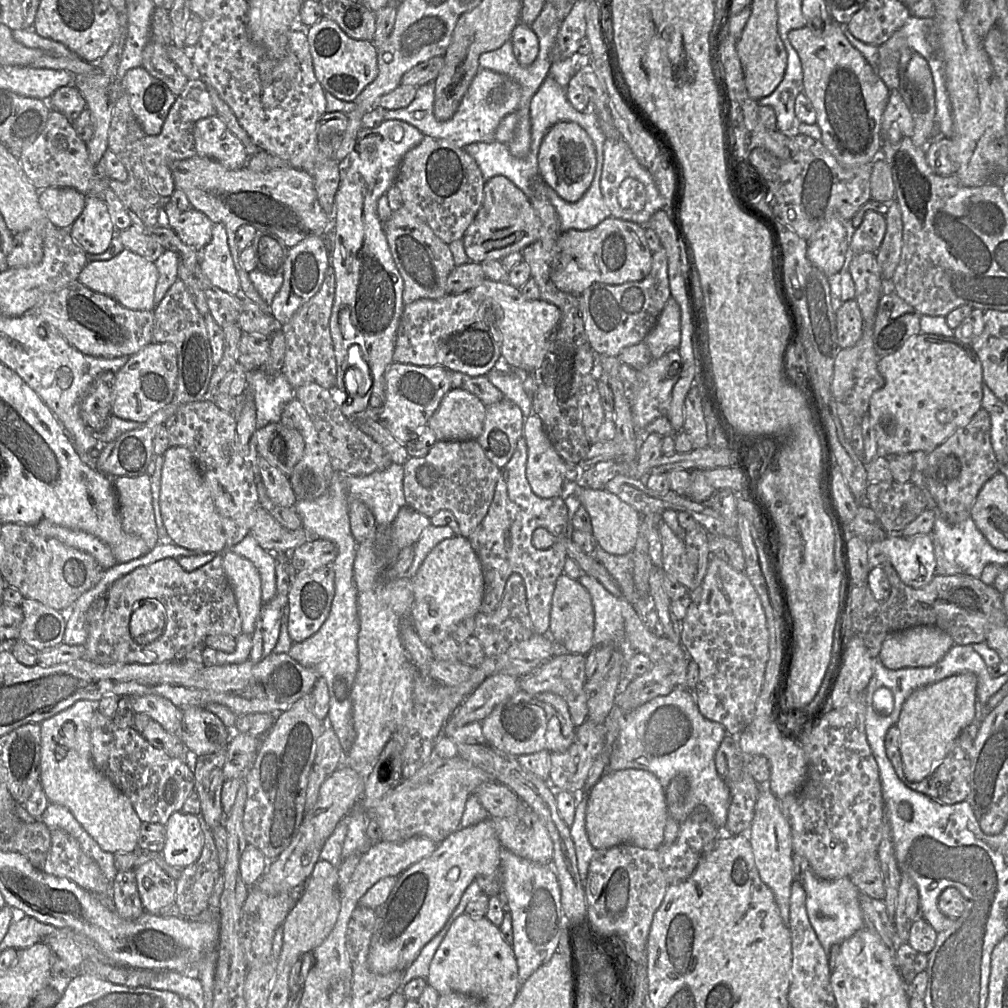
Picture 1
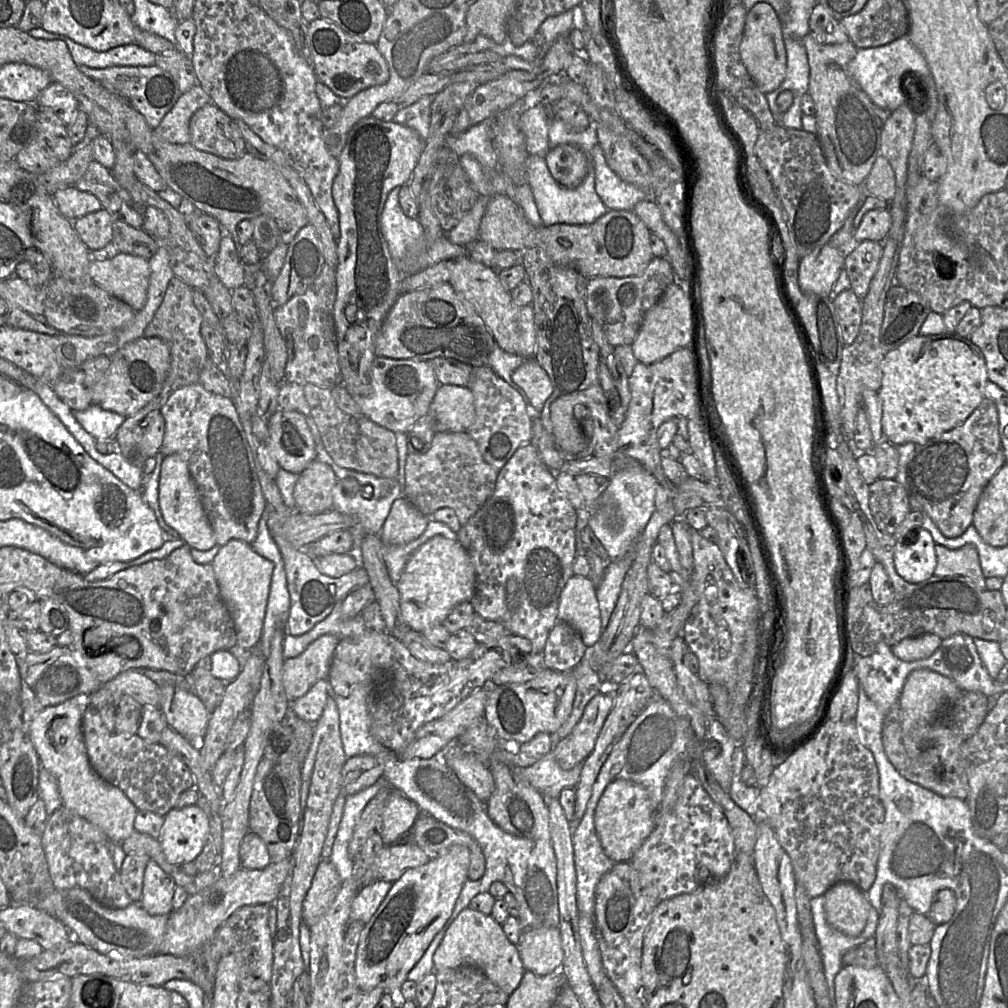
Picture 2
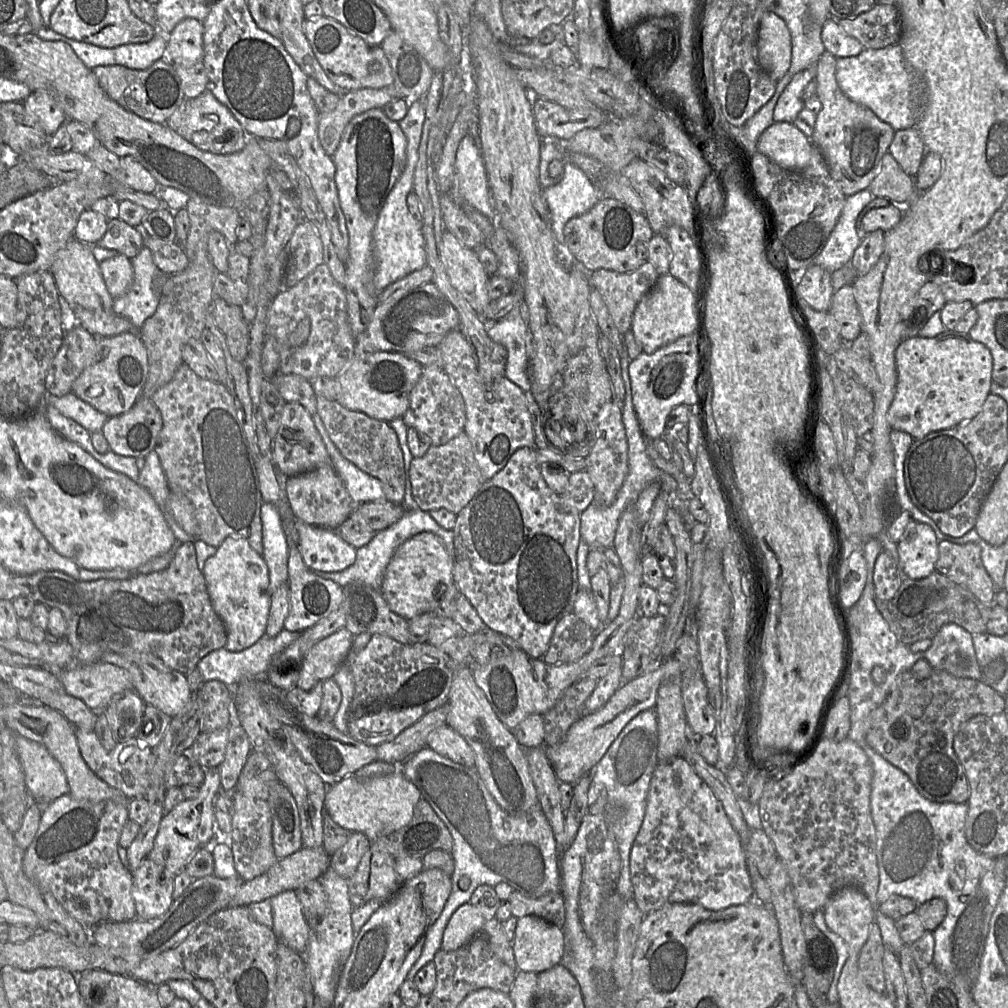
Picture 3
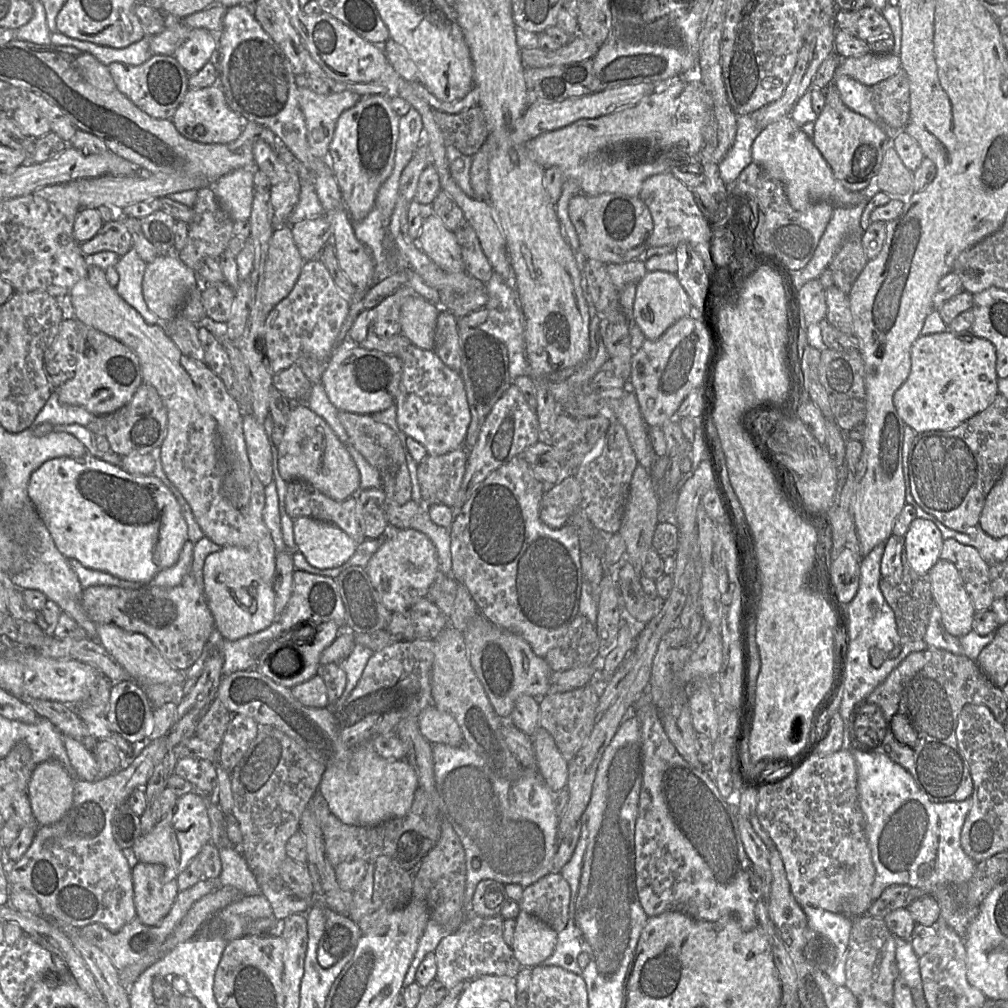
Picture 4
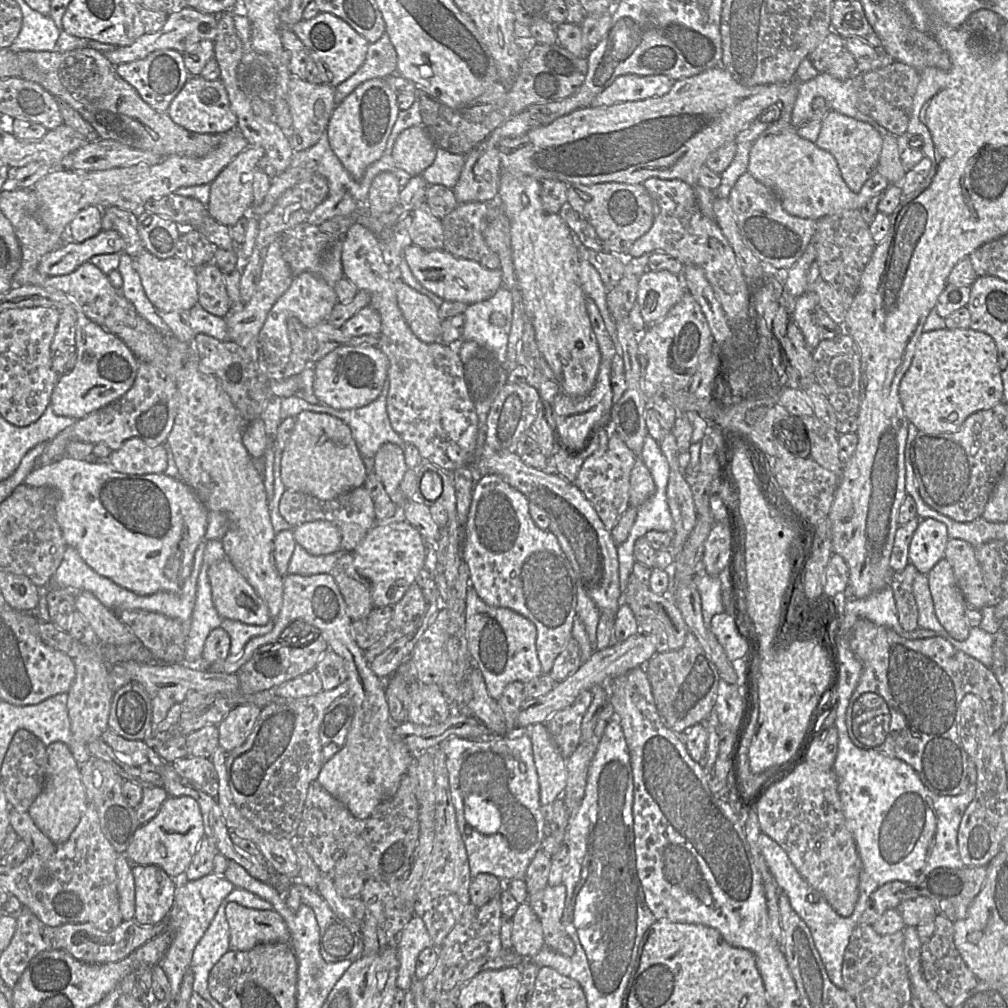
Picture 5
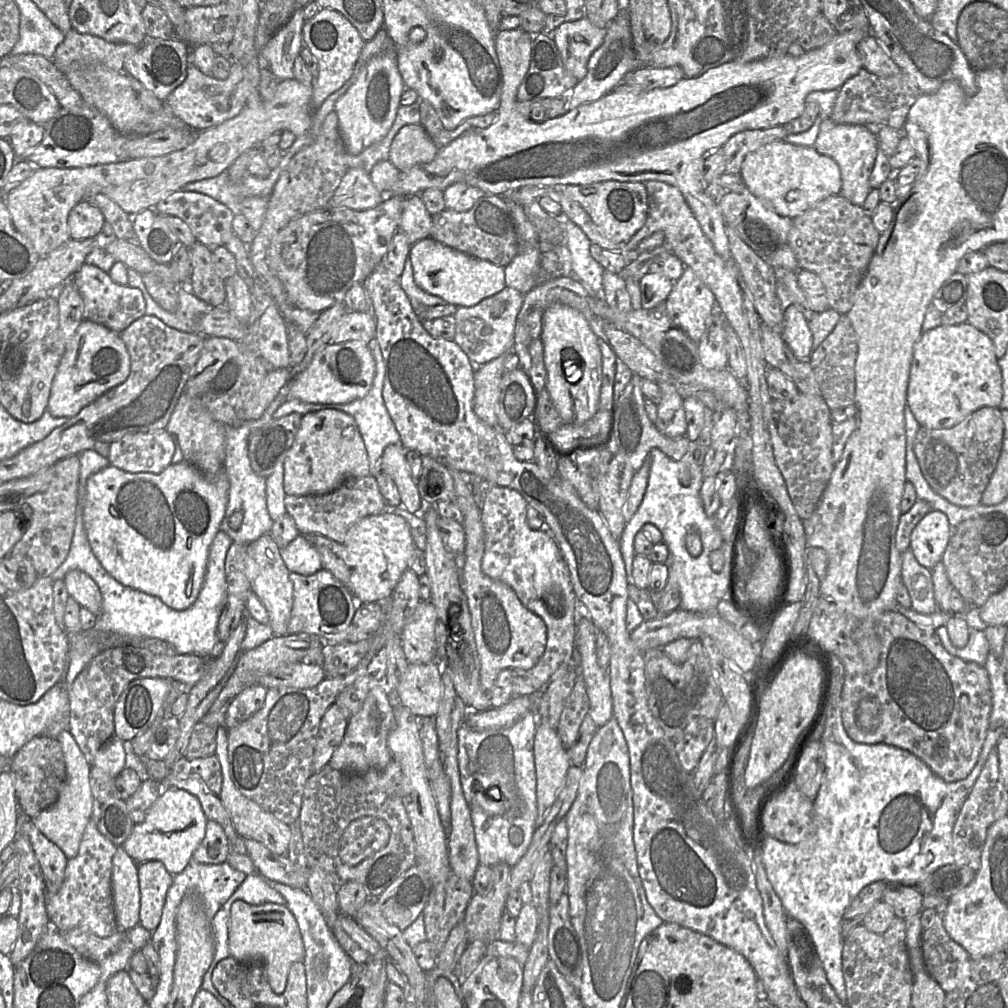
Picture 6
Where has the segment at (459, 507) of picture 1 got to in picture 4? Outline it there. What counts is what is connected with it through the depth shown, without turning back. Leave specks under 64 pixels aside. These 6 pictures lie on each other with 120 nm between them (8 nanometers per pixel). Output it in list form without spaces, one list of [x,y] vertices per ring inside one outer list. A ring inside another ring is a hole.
[[[458,448],[443,455],[427,455],[417,465],[421,498],[427,505],[453,507],[466,472],[468,451]]]

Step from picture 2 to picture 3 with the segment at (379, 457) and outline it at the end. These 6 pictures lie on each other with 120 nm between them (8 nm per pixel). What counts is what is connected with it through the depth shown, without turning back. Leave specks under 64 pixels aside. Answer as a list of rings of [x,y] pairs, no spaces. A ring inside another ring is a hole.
[[[317,396],[317,414],[341,455],[363,472],[377,478],[383,487],[385,498],[402,504],[405,494],[405,465],[403,453],[395,431],[388,422],[370,418],[364,413],[344,408],[337,401]]]

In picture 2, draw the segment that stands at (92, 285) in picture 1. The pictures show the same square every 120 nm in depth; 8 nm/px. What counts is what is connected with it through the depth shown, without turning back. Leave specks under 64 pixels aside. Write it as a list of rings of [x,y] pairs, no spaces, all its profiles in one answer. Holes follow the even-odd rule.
[[[119,253],[111,259],[92,260],[88,273],[92,282],[135,311],[144,307],[150,278],[145,258]]]

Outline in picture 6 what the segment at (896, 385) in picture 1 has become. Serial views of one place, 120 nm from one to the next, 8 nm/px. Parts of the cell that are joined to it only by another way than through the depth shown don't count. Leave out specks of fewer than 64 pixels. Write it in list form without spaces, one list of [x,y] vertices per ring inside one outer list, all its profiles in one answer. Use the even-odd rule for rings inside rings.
[[[968,323],[941,325],[923,333],[914,346],[907,405],[919,425],[930,430],[950,429],[981,408],[999,408],[1002,402],[1002,373],[992,340]]]

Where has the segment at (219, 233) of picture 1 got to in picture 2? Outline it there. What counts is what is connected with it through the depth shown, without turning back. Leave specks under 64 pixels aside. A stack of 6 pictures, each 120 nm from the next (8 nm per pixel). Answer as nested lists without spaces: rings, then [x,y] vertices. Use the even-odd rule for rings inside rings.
[[[223,230],[220,247],[214,260],[214,271],[222,284],[229,290],[244,286],[244,265],[234,240]]]

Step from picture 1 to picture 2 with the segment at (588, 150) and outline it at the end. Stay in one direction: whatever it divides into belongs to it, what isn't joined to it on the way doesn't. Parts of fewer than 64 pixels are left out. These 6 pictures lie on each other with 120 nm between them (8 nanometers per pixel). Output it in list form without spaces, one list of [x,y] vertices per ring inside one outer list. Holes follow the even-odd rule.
[[[561,144],[550,149],[545,161],[552,177],[569,189],[577,188],[588,172],[586,156],[574,144]]]

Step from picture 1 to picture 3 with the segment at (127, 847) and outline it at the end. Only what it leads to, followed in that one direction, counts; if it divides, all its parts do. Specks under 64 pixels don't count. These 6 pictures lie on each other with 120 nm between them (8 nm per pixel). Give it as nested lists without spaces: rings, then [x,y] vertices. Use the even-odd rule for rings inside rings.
[[[14,703],[4,707],[4,720],[15,733],[41,743],[48,749],[61,764],[73,797],[91,802],[110,800],[129,805],[130,799],[122,791],[108,785],[89,768],[80,751],[76,727],[59,711],[46,705],[29,706]]]

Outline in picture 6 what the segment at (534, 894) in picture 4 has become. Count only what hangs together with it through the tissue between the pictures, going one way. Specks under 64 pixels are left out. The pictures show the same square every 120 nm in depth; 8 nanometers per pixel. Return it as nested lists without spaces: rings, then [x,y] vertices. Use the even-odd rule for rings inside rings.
[[[565,892],[557,903],[549,908],[548,953],[566,981],[578,992],[582,982],[583,957],[578,935],[570,921],[569,899]]]

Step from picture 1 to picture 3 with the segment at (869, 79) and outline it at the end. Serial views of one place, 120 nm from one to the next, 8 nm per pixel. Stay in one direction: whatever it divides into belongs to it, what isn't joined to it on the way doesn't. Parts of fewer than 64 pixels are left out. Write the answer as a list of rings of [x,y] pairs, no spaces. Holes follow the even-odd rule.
[[[825,51],[815,64],[816,95],[822,107],[816,115],[810,139],[822,153],[831,177],[848,197],[869,188],[879,173],[882,157],[888,152],[895,131],[871,109],[852,101],[842,92],[836,80],[836,60],[833,54]]]

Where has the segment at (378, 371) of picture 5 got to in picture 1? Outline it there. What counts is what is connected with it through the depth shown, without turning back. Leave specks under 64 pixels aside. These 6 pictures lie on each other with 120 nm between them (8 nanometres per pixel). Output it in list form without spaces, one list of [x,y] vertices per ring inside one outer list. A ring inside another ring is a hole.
[[[393,362],[386,369],[385,382],[385,403],[378,422],[404,445],[416,432],[428,425],[429,419],[439,407],[443,397],[452,388],[449,380],[449,370],[442,366],[415,366],[398,362]]]

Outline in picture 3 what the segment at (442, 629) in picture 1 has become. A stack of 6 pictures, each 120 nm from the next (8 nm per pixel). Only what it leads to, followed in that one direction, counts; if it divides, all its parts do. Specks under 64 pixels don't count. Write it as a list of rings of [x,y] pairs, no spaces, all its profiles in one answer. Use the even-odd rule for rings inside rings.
[[[420,532],[397,548],[386,568],[380,591],[390,609],[407,620],[425,613],[434,614],[439,601],[439,586],[454,581],[453,568],[454,557],[447,552],[442,540],[432,532]]]

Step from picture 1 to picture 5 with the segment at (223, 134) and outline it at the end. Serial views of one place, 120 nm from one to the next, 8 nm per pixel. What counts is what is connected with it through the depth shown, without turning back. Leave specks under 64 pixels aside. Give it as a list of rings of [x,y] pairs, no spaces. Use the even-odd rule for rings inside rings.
[[[189,76],[181,91],[171,102],[167,114],[181,127],[201,134],[223,134],[236,128],[238,120],[231,110],[227,91],[223,83],[217,80],[205,80],[198,76]]]

